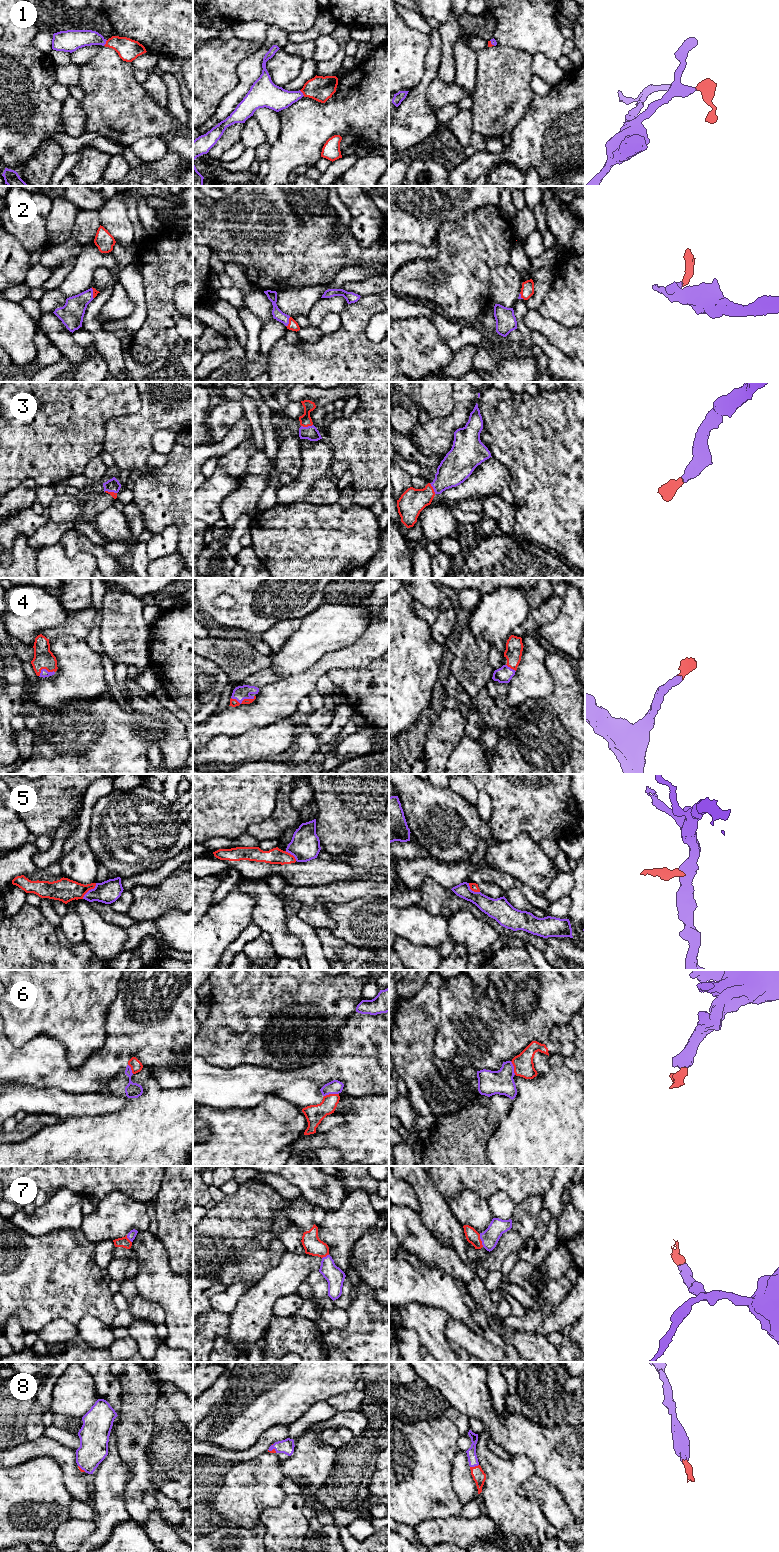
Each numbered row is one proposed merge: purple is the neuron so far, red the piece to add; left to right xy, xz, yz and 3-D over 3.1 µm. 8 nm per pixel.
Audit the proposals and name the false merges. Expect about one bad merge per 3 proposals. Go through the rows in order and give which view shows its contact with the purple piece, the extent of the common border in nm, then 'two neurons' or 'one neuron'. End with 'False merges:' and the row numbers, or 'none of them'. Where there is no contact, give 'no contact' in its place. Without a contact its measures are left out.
1: contact in xy; length 60 nm; one neuron
2: contact in xz; length 90 nm; one neuron
3: contact in xz; length 100 nm; one neuron
4: contact in xy; length 130 nm; one neuron
5: contact in xy; length 170 nm; two neurons
6: contact in xz; length 120 nm; one neuron
7: contact in yz; length 110 nm; one neuron
8: contact in yz; length 80 nm; one neuron
False merges: 5

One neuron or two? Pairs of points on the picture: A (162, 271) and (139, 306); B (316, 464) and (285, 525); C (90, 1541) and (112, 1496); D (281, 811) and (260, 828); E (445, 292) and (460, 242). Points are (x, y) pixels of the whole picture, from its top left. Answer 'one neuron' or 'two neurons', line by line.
A: two neurons
B: two neurons
C: one neuron
D: one neuron
E: one neuron

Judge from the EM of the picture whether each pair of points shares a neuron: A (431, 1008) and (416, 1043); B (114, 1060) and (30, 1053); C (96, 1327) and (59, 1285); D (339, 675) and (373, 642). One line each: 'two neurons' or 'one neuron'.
A: one neuron
B: one neuron
C: two neurons
D: two neurons

